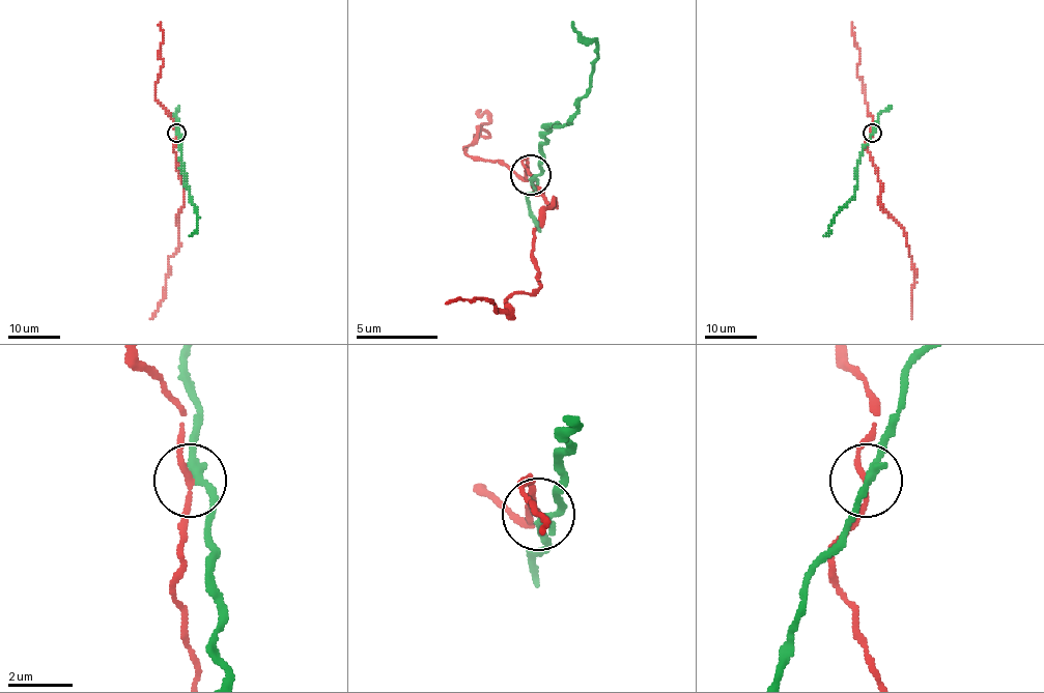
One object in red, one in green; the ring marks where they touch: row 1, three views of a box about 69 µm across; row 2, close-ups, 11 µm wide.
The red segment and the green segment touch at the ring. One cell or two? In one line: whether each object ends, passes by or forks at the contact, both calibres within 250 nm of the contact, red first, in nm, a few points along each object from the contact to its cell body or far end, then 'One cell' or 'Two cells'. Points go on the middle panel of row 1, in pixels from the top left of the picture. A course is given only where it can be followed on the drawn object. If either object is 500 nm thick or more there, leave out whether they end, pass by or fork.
At the ring red passes by. At the ring green passes by. Thickness 160 nm (red) against 240 nm. Course of red: (531, 175), (523, 160), (556, 208), (552, 200), (531, 261), (539, 286), (507, 311), (446, 302). Course of green: (531, 175), (539, 171), (547, 126), (572, 122), (597, 57), (597, 45), (572, 21). Two cells

